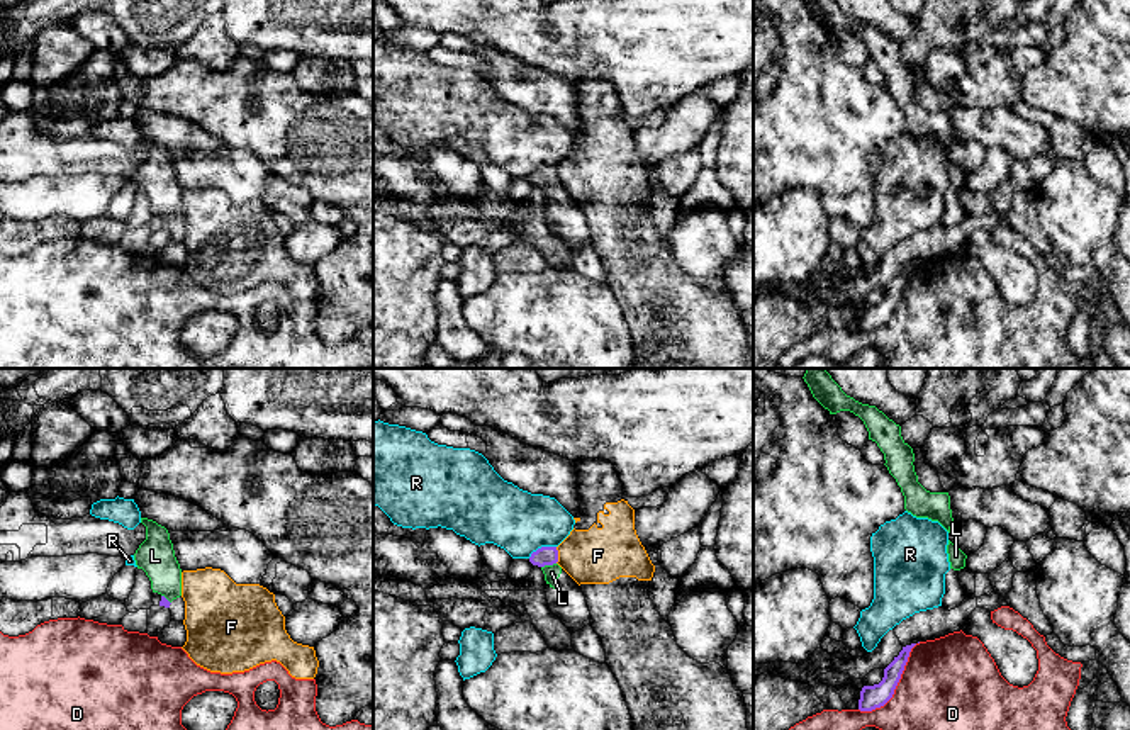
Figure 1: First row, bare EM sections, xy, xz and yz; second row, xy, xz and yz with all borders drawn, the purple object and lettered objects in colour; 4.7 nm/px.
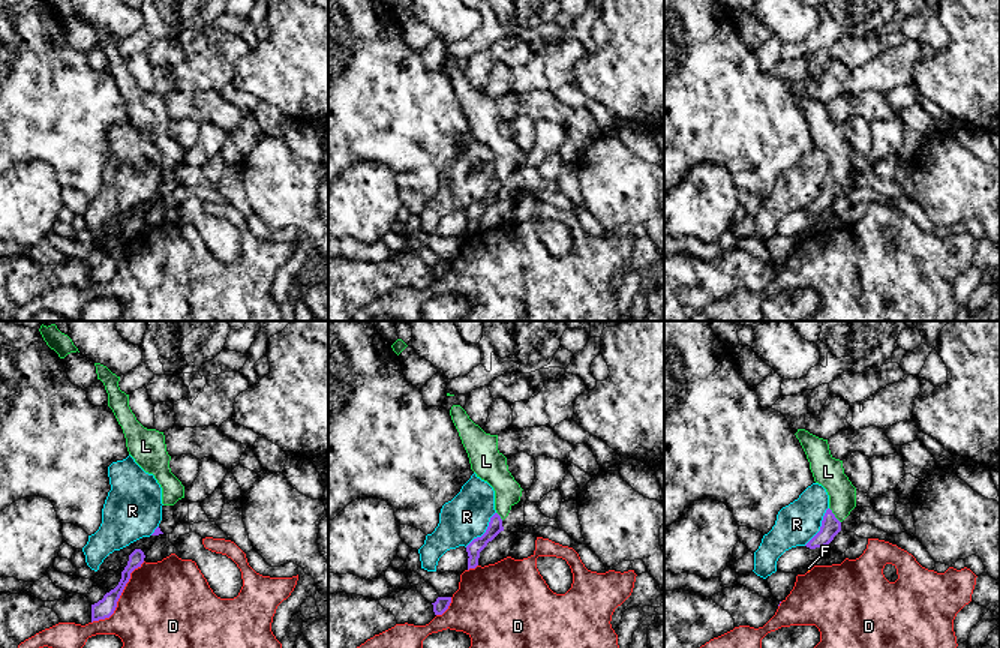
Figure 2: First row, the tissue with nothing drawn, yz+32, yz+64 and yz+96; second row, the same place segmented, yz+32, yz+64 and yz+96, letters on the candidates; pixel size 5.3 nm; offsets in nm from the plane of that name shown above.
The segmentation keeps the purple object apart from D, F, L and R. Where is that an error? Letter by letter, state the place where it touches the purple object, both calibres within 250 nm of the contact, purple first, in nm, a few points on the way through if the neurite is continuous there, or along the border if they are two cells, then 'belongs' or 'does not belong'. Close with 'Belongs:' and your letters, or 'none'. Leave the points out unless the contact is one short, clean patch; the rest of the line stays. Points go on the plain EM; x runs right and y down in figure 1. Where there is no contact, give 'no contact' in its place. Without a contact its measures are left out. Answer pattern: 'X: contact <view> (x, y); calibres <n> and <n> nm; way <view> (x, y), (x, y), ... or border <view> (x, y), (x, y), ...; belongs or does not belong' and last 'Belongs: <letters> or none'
D: contact yz (896, 304); calibres 110 and 500 nm; border yz (920, 262), (911, 269), (895, 313), (883, 325), (861, 331); does not belong
F: contact xz (557, 175); calibres 100 and 280 nm; does not belong
L: contact xz (548, 184); calibres 100 and 80 nm; way xz (547, 175), (548, 184), (552, 192); belongs
R: contact xz (542, 167); calibres 100 and 300 nm; border xz (555, 165), (542, 165), (528, 177); does not belong
Belongs: L

